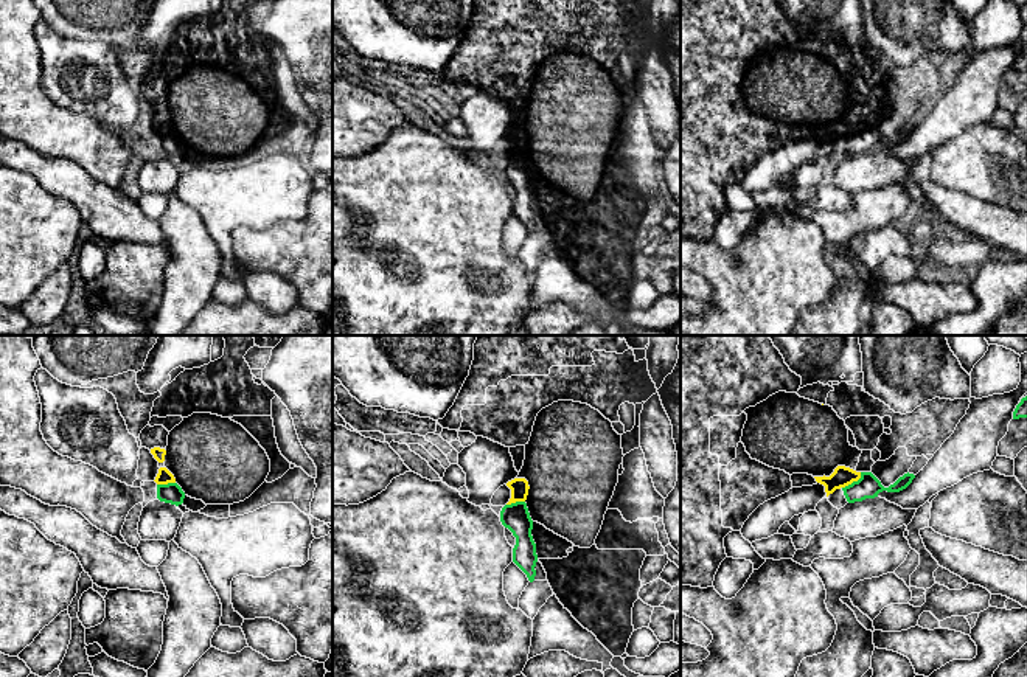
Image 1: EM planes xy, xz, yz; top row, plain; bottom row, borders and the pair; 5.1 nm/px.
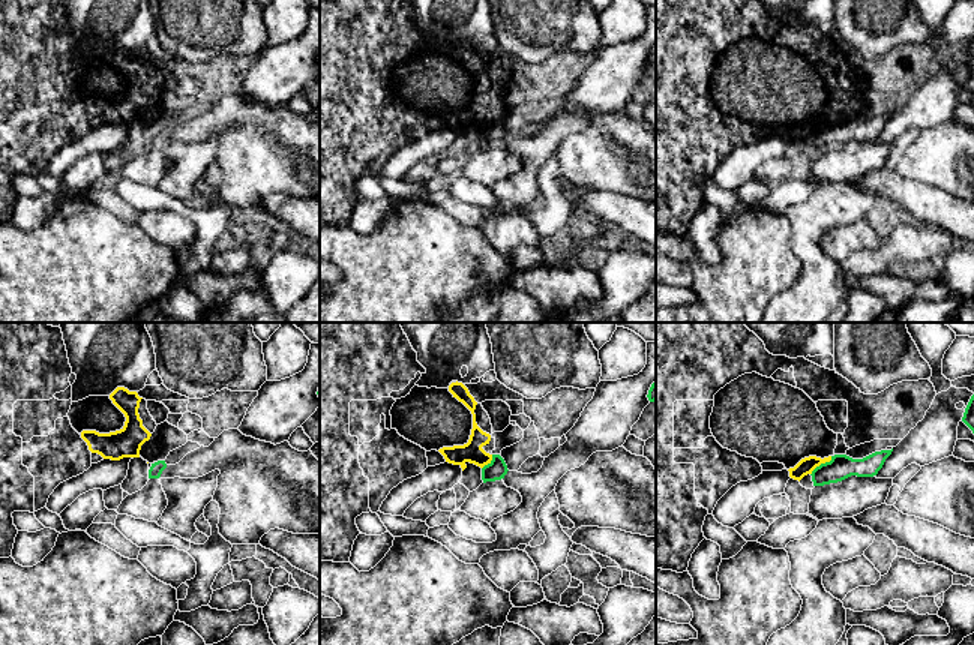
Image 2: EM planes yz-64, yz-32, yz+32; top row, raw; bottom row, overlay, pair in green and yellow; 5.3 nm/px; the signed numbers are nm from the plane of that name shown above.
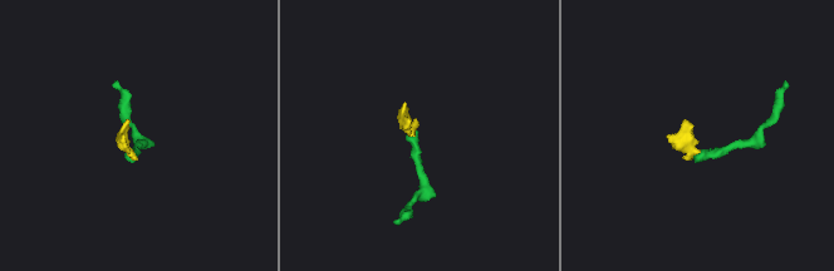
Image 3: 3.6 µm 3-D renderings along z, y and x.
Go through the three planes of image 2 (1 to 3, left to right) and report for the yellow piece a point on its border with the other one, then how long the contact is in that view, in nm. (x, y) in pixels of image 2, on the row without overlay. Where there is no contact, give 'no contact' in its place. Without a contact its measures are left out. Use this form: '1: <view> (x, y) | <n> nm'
1: no contact
2: yz-32 (488, 128) | 100 nm
3: yz+32 (821, 128) | 160 nm

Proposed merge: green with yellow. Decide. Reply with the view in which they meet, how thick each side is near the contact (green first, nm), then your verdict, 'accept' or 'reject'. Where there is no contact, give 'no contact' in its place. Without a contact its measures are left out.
contact in yz; calibres 120 and 100 nm; reject

